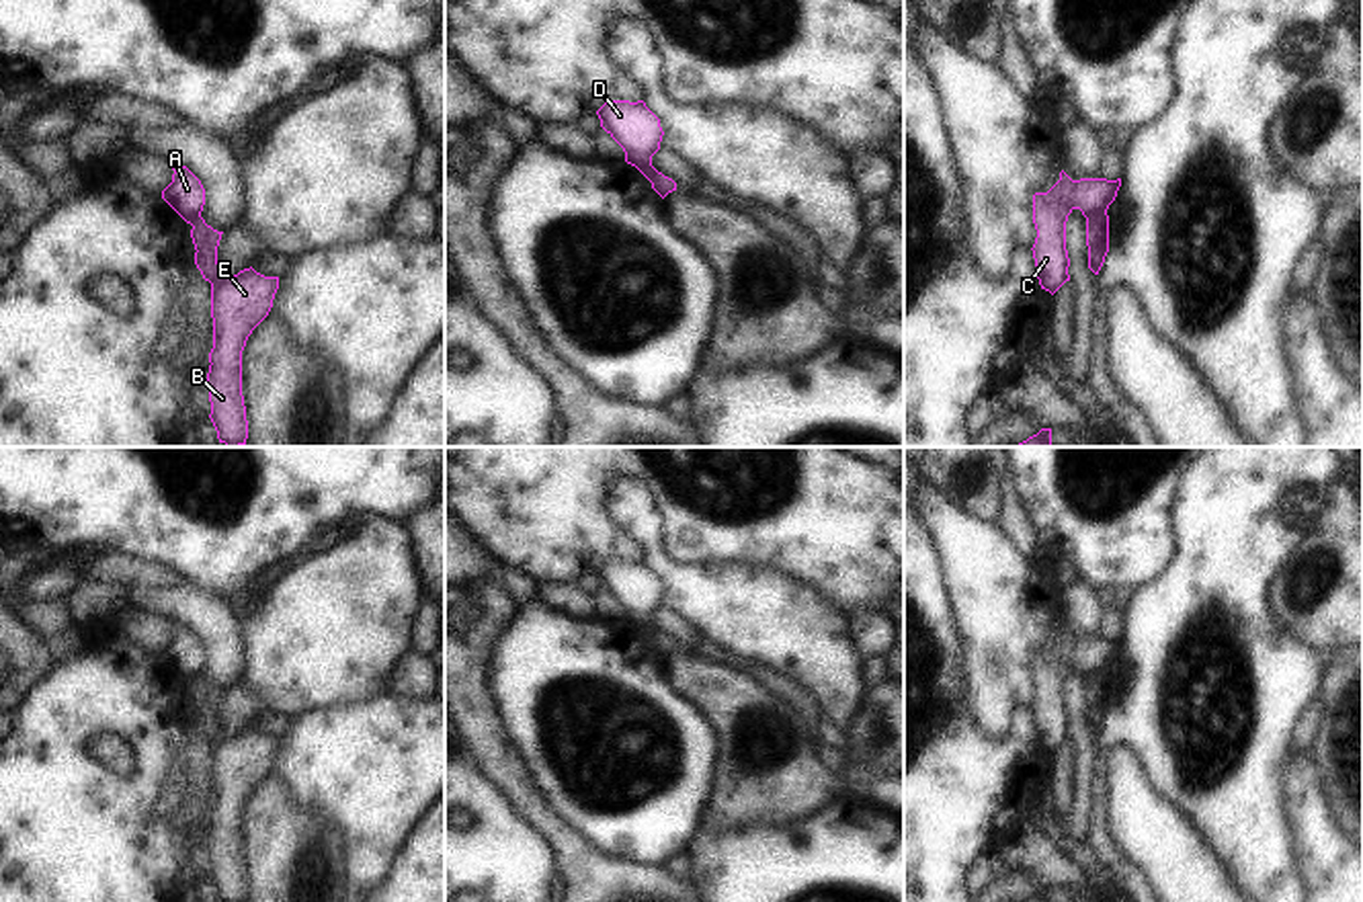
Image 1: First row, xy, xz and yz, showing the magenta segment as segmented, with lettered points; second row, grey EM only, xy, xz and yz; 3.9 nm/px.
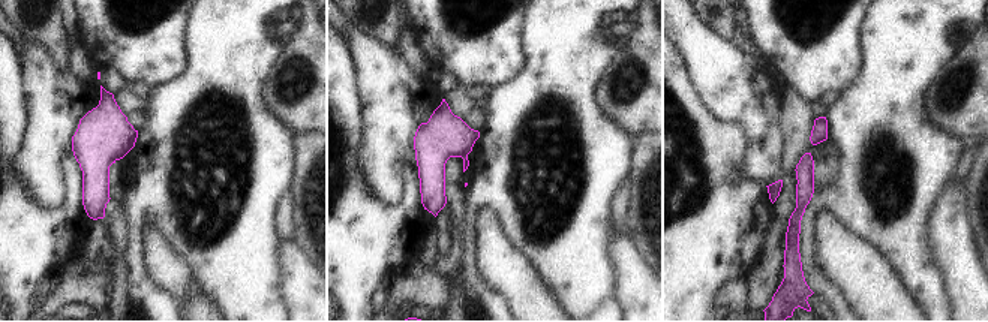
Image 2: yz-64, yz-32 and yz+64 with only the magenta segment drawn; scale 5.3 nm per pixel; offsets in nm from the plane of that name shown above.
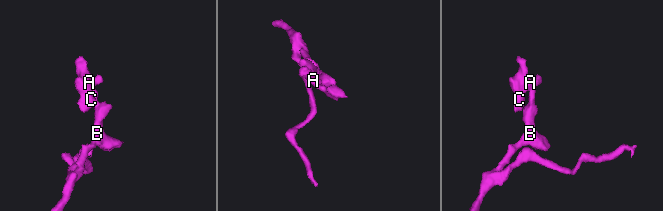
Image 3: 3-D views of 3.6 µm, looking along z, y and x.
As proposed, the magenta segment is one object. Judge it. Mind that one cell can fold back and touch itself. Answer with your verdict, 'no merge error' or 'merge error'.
merge error

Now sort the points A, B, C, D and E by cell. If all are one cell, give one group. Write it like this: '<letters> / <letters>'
A C D / B E

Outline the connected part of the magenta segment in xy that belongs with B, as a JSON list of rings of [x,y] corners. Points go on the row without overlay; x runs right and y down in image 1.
[[[201,674],[191,681],[195,724],[211,742],[213,808],[209,812],[207,849],[211,882],[219,902],[246,902],[248,879],[242,855],[242,810],[252,789],[269,775],[279,736],[264,736],[252,726],[230,734],[217,724],[223,691],[213,689]]]

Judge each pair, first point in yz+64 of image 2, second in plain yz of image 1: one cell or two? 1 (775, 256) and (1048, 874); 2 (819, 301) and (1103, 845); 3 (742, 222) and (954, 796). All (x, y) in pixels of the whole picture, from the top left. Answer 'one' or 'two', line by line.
1: two
2: two
3: one

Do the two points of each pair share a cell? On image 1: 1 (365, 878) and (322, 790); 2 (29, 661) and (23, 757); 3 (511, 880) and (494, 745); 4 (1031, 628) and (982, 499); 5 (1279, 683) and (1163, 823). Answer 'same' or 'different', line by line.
1: same
2: different
3: different
4: different
5: different

